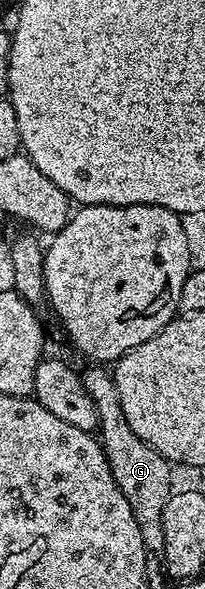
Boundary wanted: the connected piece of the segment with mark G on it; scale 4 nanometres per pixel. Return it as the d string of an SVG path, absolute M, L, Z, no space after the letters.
M89 368L93 370L84 371L83 381L87 396L91 396L93 407L95 408L95 416L97 417L97 430L99 431L99 441L105 457L109 460L111 468L111 476L115 476L115 484L123 492L123 496L127 496L127 504L131 504L131 512L135 515L135 524L139 524L139 532L143 536L143 544L146 551L160 552L163 548L163 508L165 500L171 493L173 478L169 475L171 464L159 452L155 452L155 448L148 446L143 440L139 440L139 436L135 436L135 432L131 432L131 428L127 424L127 418L123 416L123 406L119 404L119 394L113 383L112 373L105 368Z

